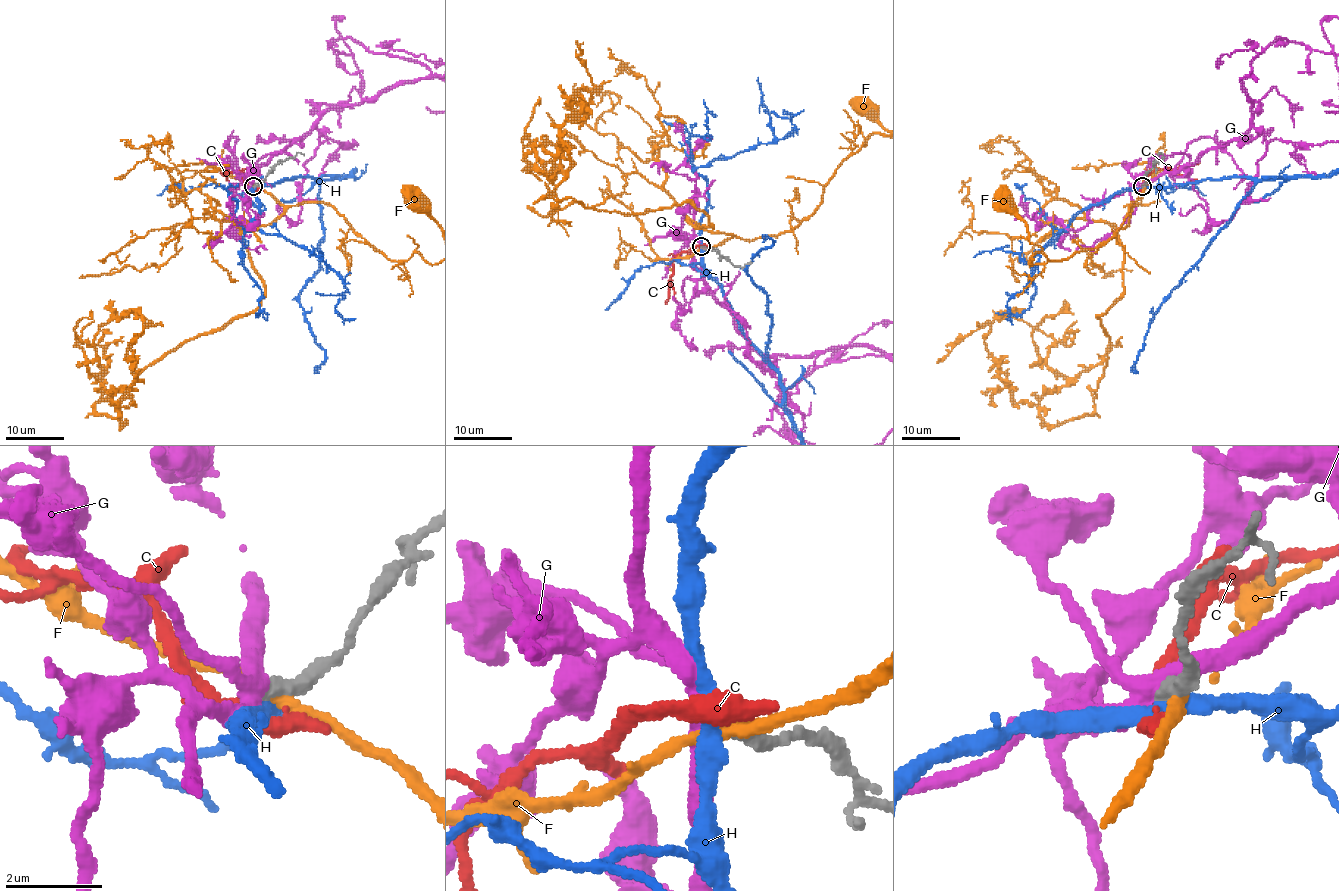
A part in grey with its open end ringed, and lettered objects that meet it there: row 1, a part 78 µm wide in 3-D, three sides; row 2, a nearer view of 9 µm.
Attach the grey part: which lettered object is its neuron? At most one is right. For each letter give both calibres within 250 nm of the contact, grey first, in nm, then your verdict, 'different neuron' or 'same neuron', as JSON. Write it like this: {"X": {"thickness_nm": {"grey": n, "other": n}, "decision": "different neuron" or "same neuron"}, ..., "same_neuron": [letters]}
{"C": {"thickness_nm": {"grey": 360, "other": 400}, "decision": "different neuron"}, "F": {"thickness_nm": {"grey": 440, "other": 240}, "decision": "different neuron"}, "G": {"thickness_nm": {"grey": 380, "other": 340}, "decision": "different neuron"}, "H": {"thickness_nm": {"grey": 360, "other": 340}, "decision": "different neuron"}, "same_neuron": []}

